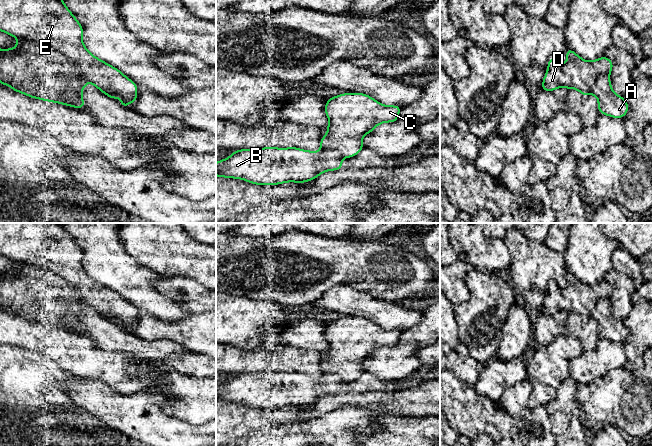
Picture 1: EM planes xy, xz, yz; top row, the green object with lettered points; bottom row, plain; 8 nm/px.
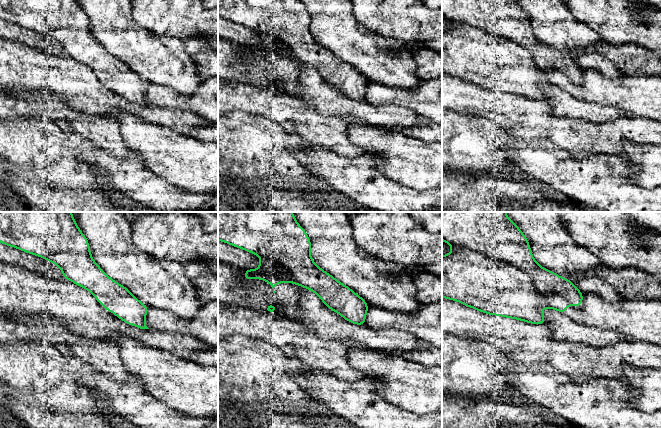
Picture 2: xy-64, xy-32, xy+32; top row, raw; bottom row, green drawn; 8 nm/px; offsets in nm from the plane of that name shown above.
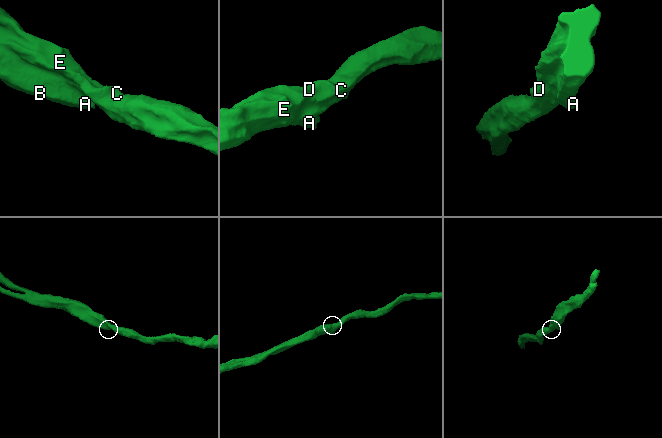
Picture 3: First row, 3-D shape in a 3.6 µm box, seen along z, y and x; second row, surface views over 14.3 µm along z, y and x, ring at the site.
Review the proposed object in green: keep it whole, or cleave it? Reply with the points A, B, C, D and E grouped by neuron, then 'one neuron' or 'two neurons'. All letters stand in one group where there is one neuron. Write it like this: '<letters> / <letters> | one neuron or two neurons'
A B / C D E | two neurons

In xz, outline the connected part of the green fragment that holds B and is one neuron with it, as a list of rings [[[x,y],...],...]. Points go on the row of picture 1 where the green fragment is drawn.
[[[297,147],[235,150],[228,158],[216,163],[216,176],[243,179],[257,185],[308,182],[331,170],[342,170],[342,156],[339,152],[333,150],[314,152]]]

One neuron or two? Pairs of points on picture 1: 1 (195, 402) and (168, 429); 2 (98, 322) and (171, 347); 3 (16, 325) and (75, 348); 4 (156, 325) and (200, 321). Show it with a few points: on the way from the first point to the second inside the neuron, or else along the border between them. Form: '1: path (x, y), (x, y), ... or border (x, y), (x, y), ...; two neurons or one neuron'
1: border (160, 404), (165, 412), (178, 419), (201, 425); two neurons
2: path (116, 340), (127, 342), (137, 347), (153, 347); one neuron
3: path (31, 336), (60, 345); one neuron
4: path (167, 328), (189, 328); one neuron

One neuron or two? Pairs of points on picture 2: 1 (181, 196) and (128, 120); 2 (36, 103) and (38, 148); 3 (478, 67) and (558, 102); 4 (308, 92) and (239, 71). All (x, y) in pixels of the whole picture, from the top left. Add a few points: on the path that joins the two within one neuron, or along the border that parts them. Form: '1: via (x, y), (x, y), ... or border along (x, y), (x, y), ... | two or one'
1: border along (153, 172), (172, 185), (195, 193) | two
2: border along (25, 116), (42, 117), (55, 123) | two
3: border along (540, 85), (554, 84), (569, 94) | two
4: via (291, 76), (289, 74), (270, 74), (256, 71) | one

